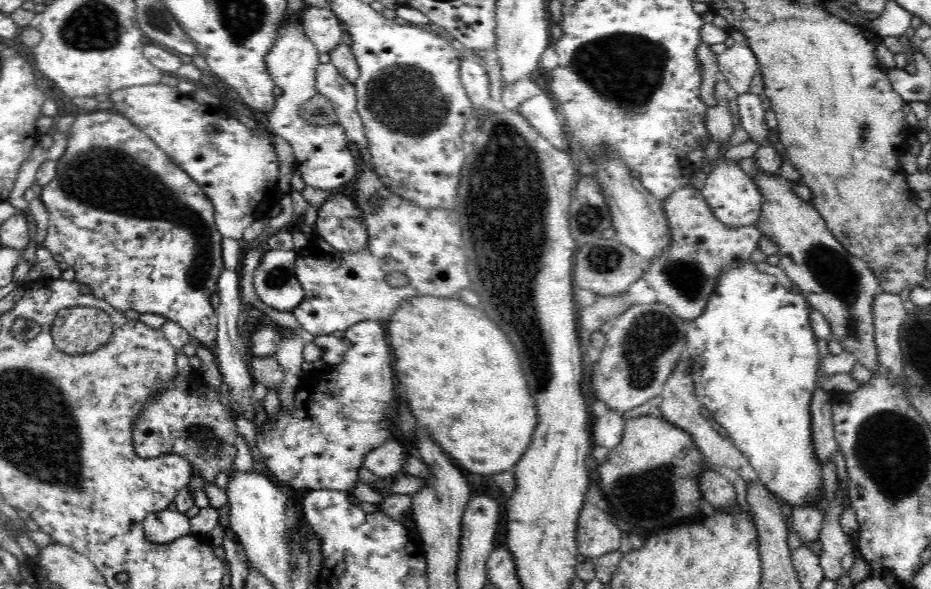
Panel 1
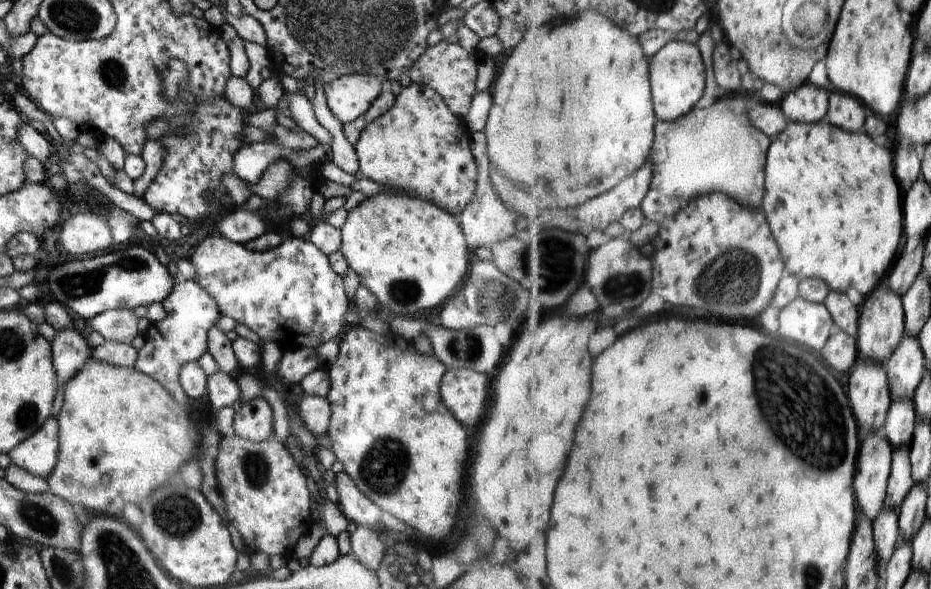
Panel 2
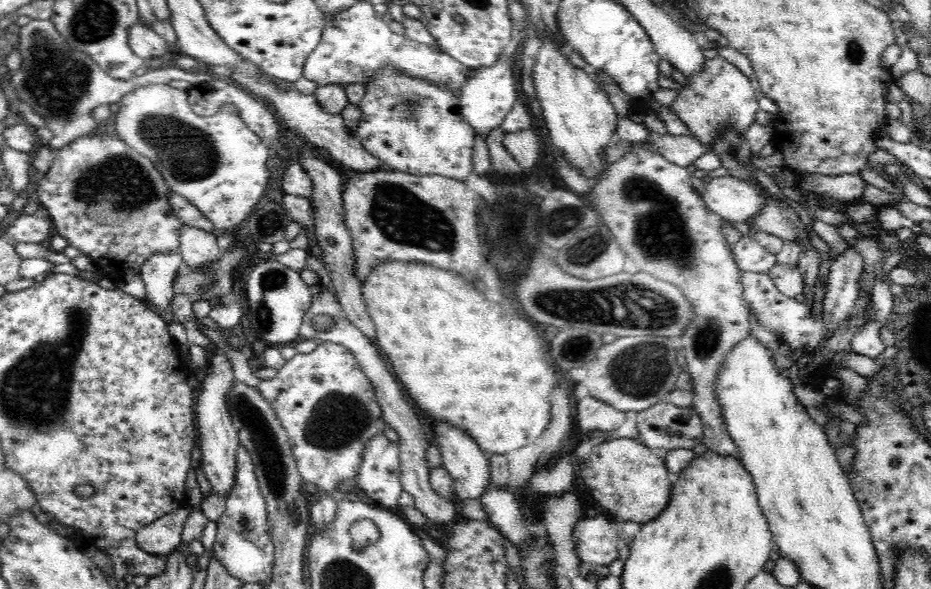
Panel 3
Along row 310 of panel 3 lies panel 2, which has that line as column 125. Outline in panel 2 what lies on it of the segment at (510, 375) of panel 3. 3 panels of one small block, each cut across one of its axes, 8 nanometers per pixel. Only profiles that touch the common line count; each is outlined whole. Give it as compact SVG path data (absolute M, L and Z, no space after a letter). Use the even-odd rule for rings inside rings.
M90 358L87 365L80 369L64 385L64 404L58 416L56 416L59 426L59 449L58 458L52 472L45 478L49 492L59 496L60 499L70 503L74 508L82 512L88 512L91 517L98 515L114 516L120 518L122 510L126 504L142 504L142 500L156 488L168 484L168 482L180 481L180 469L190 461L198 462L198 450L200 444L200 421L198 415L190 408L183 407L157 380L140 372L136 368L115 367L106 363L101 363Z

